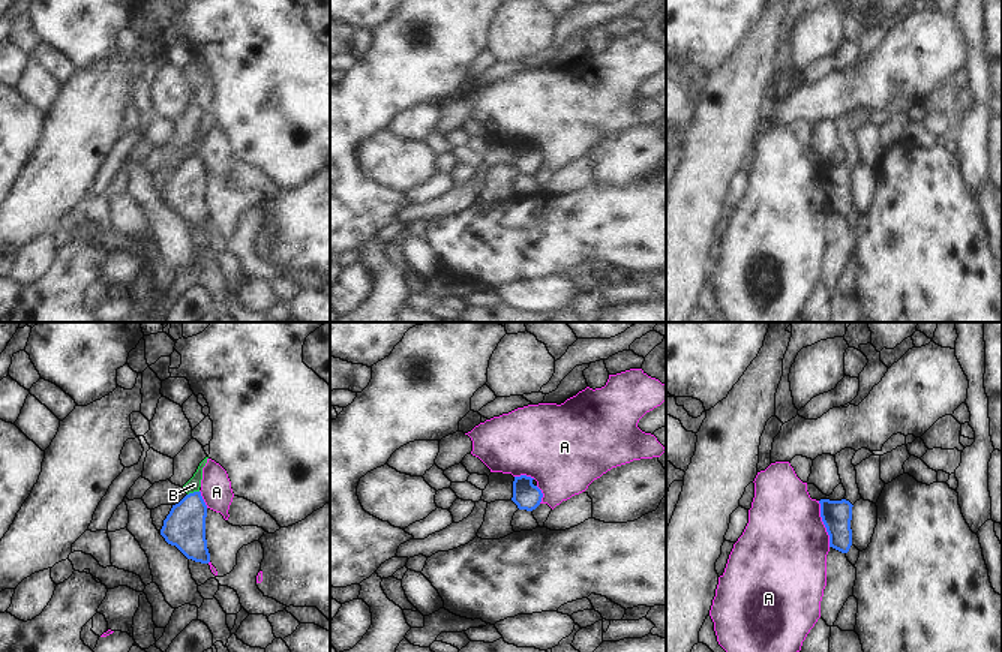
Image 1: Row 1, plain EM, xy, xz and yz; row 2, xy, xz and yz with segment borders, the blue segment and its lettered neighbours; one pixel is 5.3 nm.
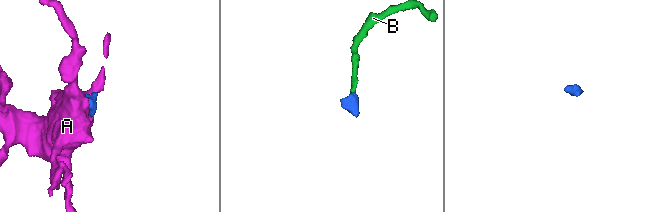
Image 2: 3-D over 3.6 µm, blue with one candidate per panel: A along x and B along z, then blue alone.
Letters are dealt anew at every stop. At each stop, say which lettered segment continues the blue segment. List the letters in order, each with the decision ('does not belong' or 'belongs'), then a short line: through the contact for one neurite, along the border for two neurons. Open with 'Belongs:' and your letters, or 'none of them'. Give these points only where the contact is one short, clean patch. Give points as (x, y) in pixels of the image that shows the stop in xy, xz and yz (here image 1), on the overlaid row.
Belongs: B
A: does not belong | yz (818, 501), (830, 546)
B: belongs | xy (185, 526), (192, 510), (194, 492), (194, 484)

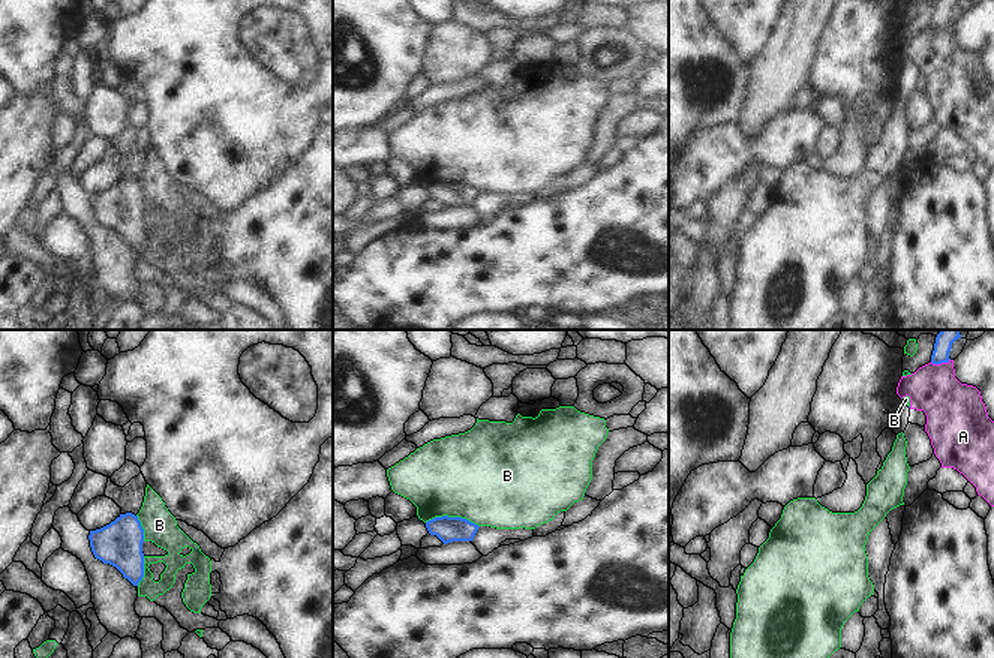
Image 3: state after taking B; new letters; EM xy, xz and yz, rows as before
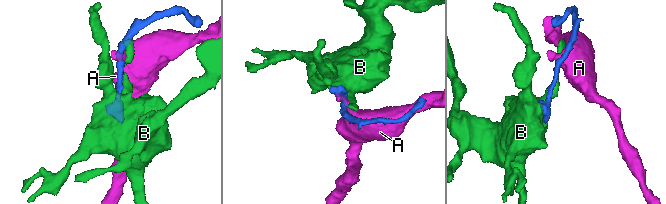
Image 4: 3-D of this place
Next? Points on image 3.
Belongs: none of them
A: does not belong
B: does not belong | xz (425, 522), (434, 517), (461, 516), (479, 526)

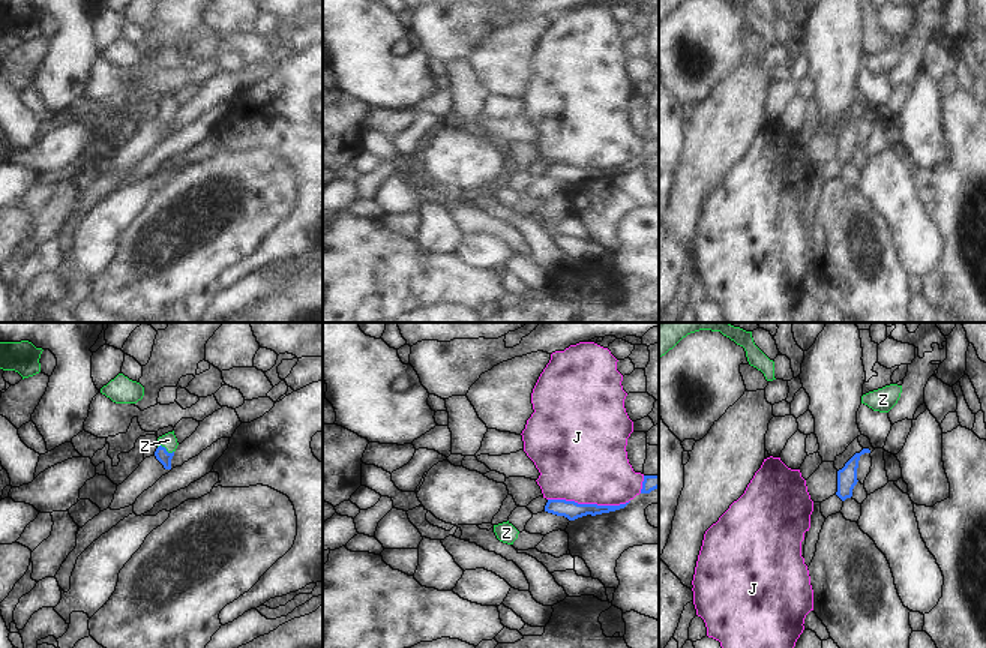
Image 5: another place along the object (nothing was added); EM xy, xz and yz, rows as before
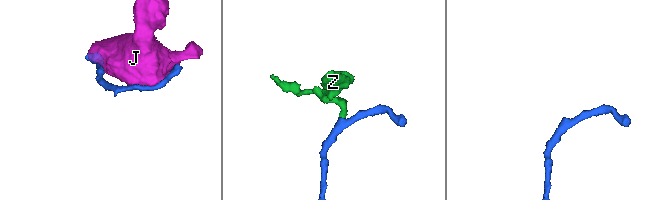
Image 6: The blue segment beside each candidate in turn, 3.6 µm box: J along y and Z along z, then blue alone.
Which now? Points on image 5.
Belongs: Z
J: does not belong
Z: belongs | xy (161, 453), (165, 449), (168, 440)

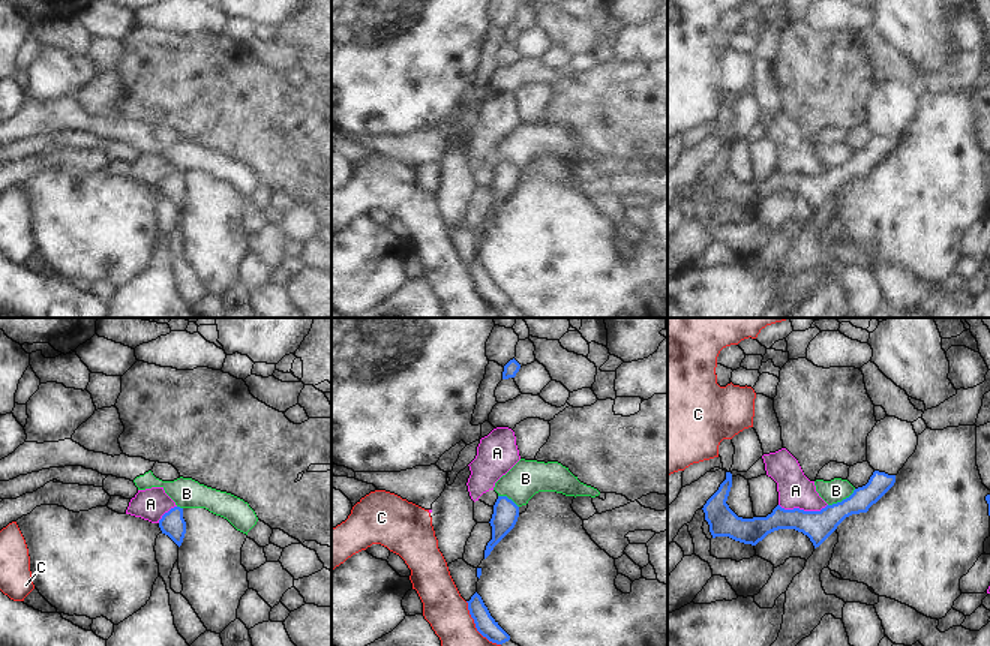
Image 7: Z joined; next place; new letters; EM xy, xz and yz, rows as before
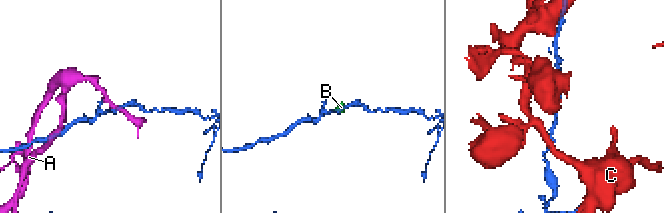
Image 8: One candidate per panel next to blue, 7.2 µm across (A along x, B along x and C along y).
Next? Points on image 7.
Belongs: none of them
A: does not belong | yz (779, 504), (785, 508), (804, 510), (821, 510), (827, 505)
B: does not belong | yz (855, 489), (848, 496), (828, 505)
C: does not belong

